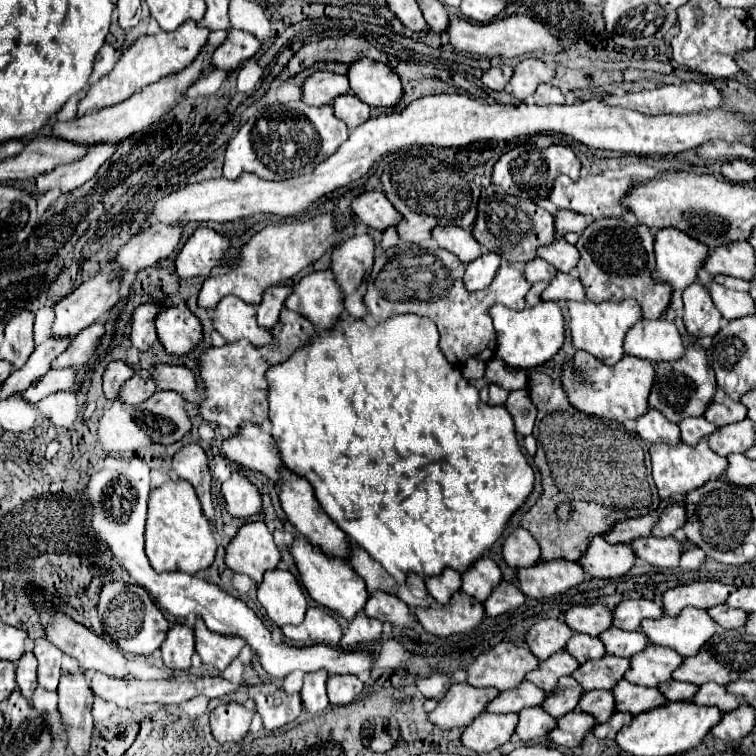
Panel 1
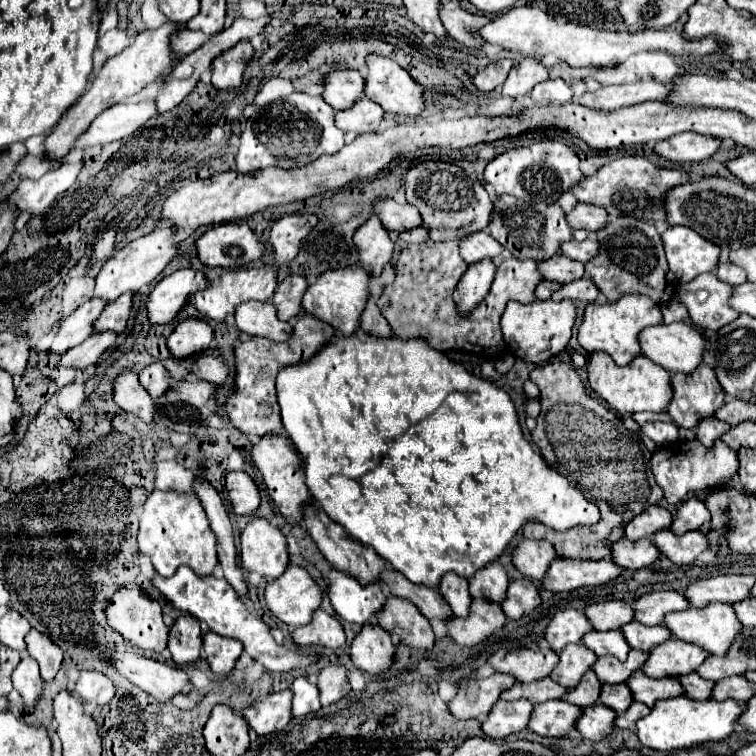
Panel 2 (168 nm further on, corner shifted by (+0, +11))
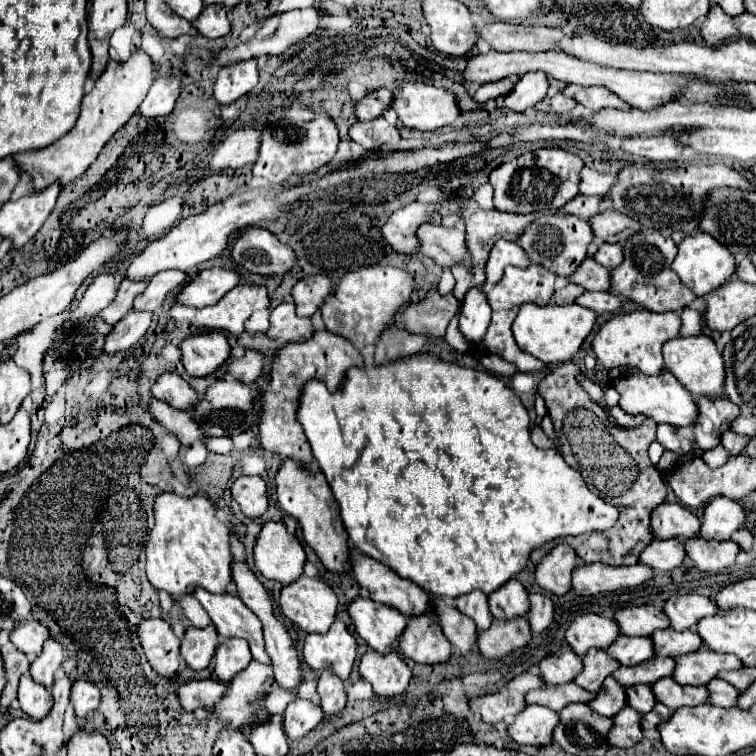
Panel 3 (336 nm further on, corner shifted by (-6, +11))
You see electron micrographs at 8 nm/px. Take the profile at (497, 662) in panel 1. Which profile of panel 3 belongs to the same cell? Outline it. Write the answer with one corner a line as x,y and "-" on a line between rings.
567,649
541,659
537,667
547,685
561,685
573,681
573,677
581,671
581,659

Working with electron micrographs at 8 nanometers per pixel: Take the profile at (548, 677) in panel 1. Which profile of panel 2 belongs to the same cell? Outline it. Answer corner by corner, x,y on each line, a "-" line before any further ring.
583,643
567,645
567,649
563,649
559,653
559,657
561,657
561,661
559,661
557,669
553,671
551,679
557,681
559,685
567,685
569,689
575,689
579,685
579,681
583,679
583,675
597,661
595,653
591,649
587,649

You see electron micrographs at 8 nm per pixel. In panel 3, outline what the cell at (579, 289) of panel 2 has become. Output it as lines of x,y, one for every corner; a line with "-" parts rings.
585,291
581,297
575,299
575,303
593,309
595,313
603,313
603,311
617,311
621,307
621,297
617,297
615,293
607,291

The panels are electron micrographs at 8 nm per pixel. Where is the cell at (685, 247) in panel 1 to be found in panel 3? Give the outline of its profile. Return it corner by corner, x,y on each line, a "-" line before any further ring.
691,233
679,243
679,253
671,263
671,269
681,277
681,281
697,295
703,297
713,289
721,287
733,273
735,273
735,257
729,253
727,247
719,245
707,233

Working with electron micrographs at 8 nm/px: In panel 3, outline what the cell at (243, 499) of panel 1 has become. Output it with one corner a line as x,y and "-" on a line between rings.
239,477
231,487
231,495
251,519
261,517
267,511
267,487
261,477

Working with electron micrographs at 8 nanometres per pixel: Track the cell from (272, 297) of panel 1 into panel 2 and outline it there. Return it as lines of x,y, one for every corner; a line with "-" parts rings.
289,275
277,285
273,295
273,305
277,307
281,321
289,321
301,311
301,299
307,287
309,287
307,279
301,275

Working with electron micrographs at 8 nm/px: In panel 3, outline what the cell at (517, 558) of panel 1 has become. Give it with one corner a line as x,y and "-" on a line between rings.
567,543
557,545
537,563
537,583
555,595
565,595
571,589
571,571
575,569
575,559
577,555

